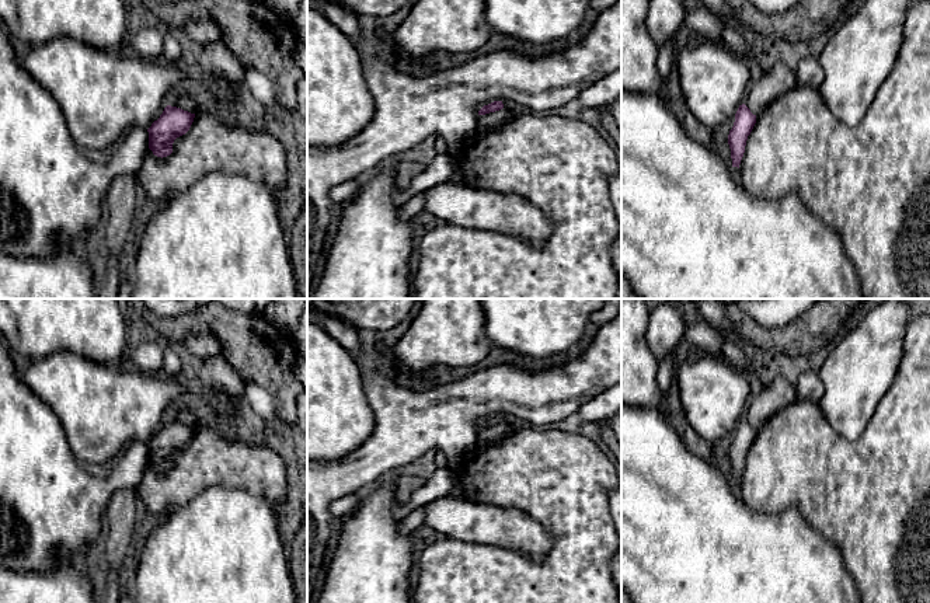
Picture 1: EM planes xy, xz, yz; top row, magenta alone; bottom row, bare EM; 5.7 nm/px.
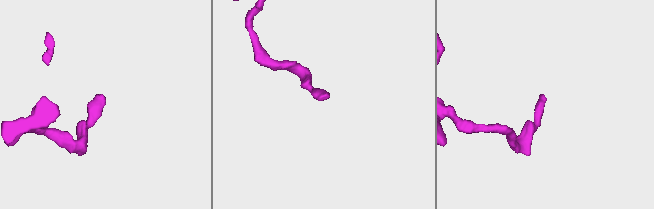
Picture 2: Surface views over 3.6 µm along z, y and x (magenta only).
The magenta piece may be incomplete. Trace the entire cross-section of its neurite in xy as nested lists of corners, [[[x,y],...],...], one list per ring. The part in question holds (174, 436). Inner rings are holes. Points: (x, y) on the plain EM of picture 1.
[[[167,419],[160,432],[147,443],[149,463],[153,468],[161,473],[170,470],[174,454],[189,445],[194,432],[195,428]]]

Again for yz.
[[[742,418],[735,428],[735,436],[728,449],[728,459],[731,463],[732,481],[738,481],[745,467],[748,450],[756,438],[756,429]]]

